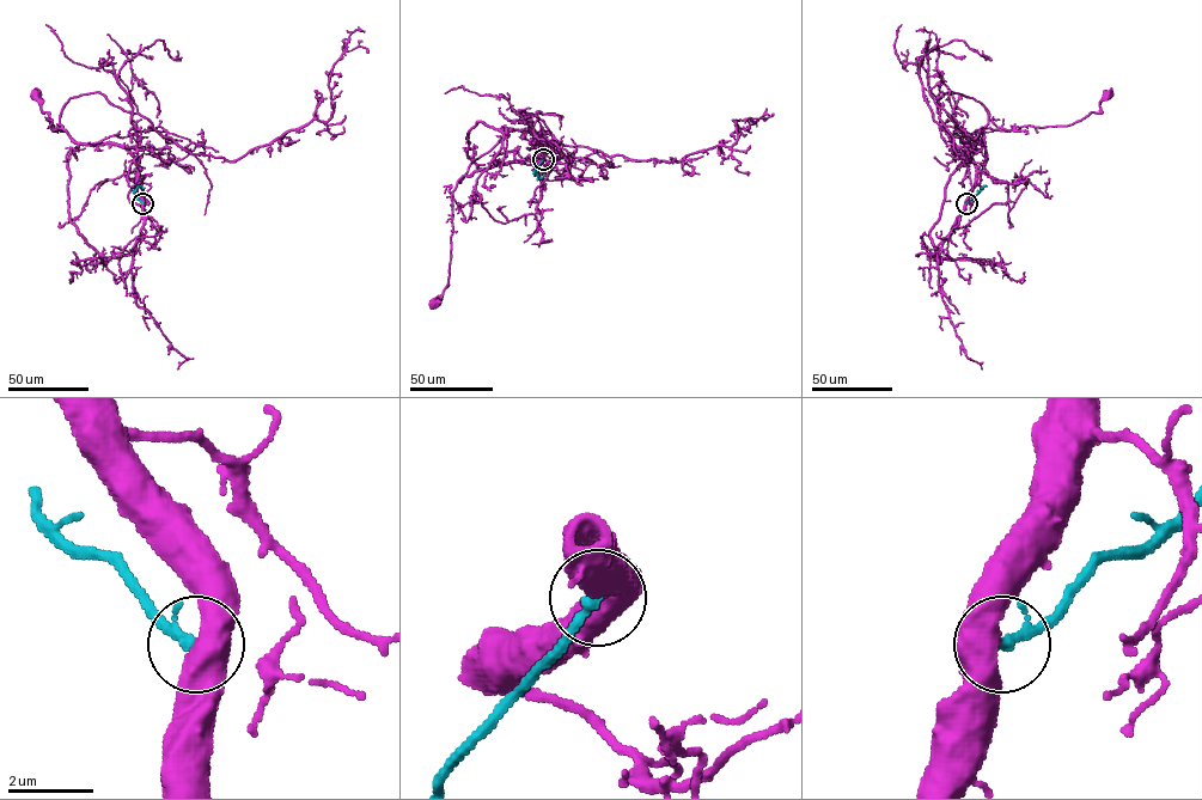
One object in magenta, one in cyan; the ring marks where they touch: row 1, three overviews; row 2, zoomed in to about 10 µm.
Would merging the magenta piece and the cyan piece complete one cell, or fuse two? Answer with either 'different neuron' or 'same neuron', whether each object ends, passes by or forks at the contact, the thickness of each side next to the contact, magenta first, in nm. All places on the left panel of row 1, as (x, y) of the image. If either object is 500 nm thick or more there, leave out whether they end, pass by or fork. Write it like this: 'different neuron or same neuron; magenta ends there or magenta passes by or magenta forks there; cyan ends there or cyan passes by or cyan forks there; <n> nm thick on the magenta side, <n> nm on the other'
same neuron; 600 nm thick on the magenta side, 180 nm on the other

